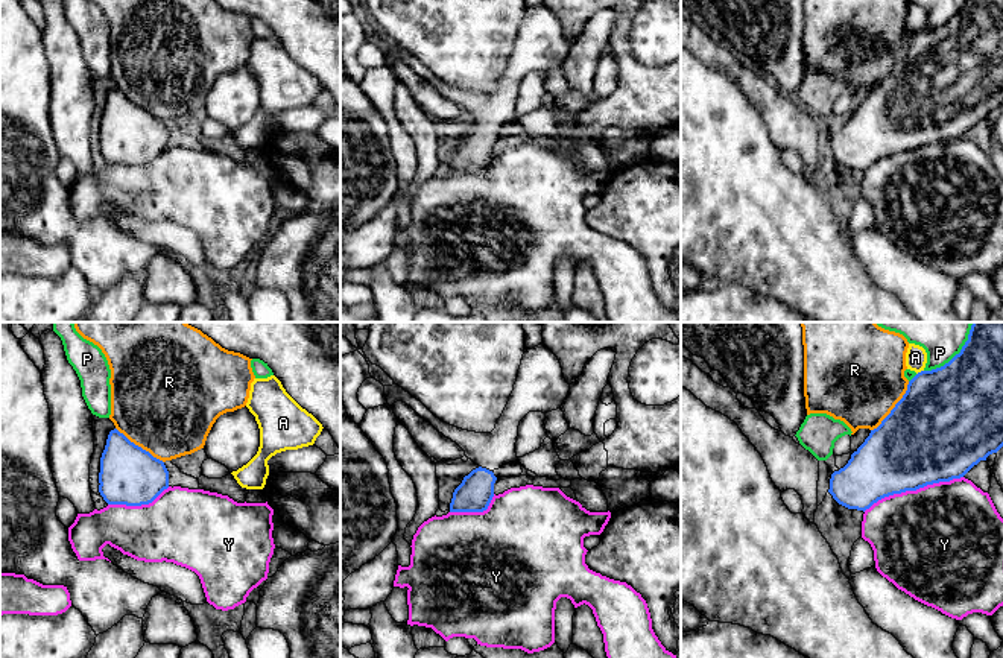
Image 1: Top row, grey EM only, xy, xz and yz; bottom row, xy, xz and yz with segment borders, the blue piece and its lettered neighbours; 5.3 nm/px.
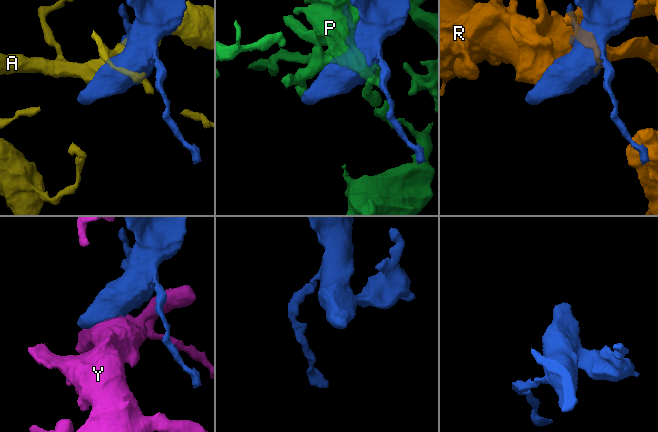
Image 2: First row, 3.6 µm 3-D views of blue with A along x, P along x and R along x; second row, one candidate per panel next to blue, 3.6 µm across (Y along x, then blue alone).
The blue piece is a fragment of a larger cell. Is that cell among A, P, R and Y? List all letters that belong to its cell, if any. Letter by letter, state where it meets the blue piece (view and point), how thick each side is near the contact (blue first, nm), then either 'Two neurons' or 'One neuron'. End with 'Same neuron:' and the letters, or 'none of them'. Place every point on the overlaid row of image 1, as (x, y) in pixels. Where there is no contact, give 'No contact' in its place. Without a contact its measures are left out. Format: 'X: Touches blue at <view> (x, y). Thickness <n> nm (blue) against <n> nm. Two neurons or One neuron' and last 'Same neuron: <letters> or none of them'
A: Touches blue at yz (921, 371). Thickness 460 nm (blue) against 110 nm. Two neurons
P: Touches blue at yz (956, 354). Thickness 420 nm (blue) against 320 nm. Two neurons
R: Touches blue at yz (894, 408). Thickness 500 nm (blue) against 480 nm. Two neurons
Y: Touches blue at yz (912, 490). Thickness 440 nm (blue) against 480 nm. Two neurons
Same neuron: none of them

